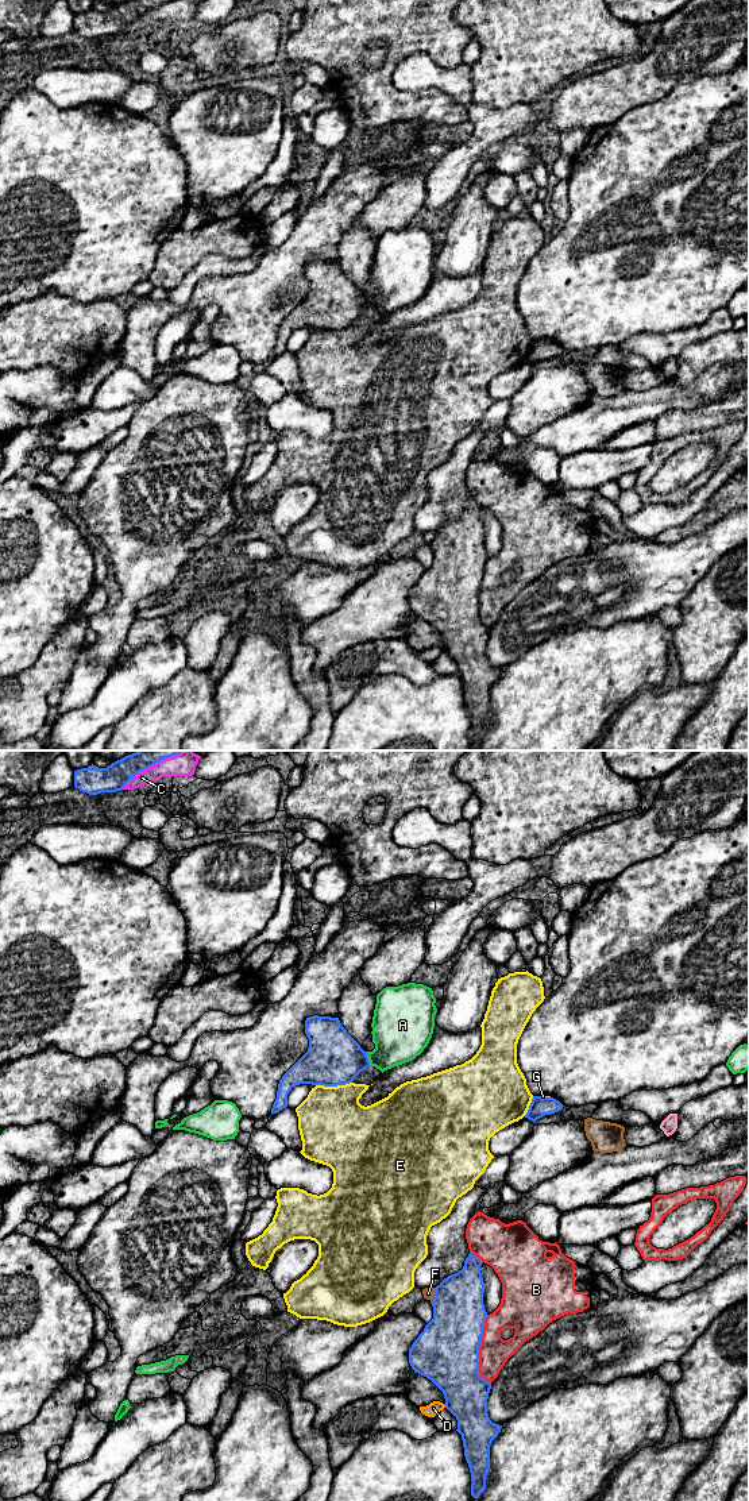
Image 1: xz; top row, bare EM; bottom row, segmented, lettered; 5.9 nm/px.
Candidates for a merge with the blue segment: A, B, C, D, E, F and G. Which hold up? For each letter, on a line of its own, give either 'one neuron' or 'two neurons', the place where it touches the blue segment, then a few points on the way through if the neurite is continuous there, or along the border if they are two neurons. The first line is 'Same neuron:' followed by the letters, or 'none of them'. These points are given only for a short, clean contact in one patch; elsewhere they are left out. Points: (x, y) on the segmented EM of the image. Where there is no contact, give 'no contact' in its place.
Same neuron: none of them
A: two neurons | xz (367, 1058)
B: two neurons | xz (478, 1350)
C: two neurons | xz (151, 766)
D: two neurons | xz (444, 1404) | along xz (443, 1404), (446, 1407)
E: two neurons | xz (334, 1085)
F: two neurons | xz (435, 1295) | along xz (436, 1288), (431, 1300)
G: two neurons | xz (545, 1098) | along xz (541, 1096), (549, 1098)

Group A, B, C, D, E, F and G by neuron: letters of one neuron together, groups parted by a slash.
A / B / C / D / E / F / G

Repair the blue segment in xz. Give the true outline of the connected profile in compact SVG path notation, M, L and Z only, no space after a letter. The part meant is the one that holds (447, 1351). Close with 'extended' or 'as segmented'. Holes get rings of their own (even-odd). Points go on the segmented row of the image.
M471 1251L464 1266L455 1274L444 1278L431 1300L433 1319L409 1348L409 1363L414 1373L431 1380L444 1394L445 1408L457 1420L457 1432L462 1435L464 1456L471 1473L471 1496L478 1498L486 1489L486 1475L490 1469L490 1446L501 1432L502 1425L490 1420L487 1398L491 1384L479 1373L479 1346L489 1316L484 1304L484 1282L480 1273L482 1261Z; as segmented

